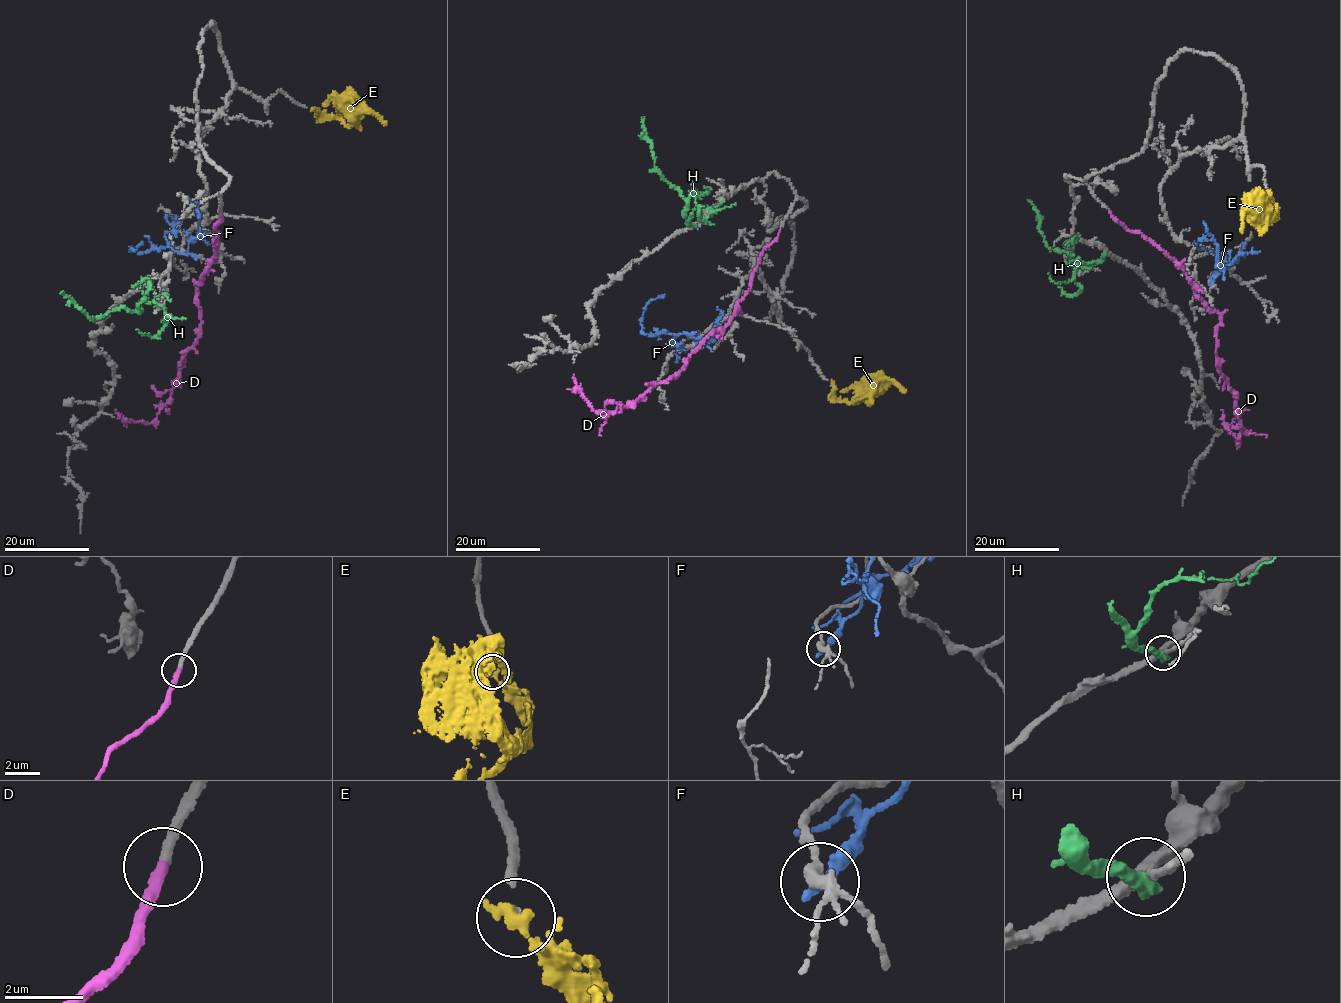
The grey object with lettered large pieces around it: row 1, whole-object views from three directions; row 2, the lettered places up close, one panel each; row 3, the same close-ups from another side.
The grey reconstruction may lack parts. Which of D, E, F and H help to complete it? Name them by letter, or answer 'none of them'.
D

